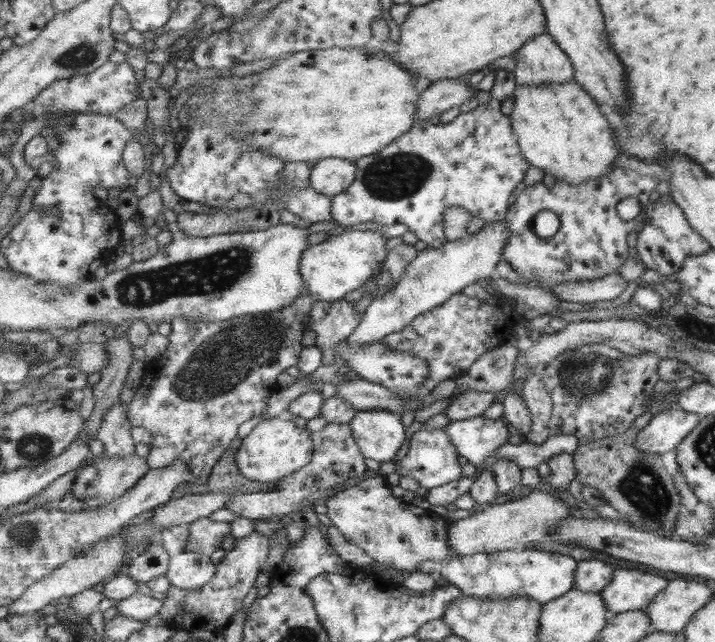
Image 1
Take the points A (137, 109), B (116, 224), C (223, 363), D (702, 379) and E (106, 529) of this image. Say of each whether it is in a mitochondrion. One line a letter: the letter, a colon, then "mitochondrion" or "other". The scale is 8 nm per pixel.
A: other
B: other
C: mitochondrion
D: other
E: other

